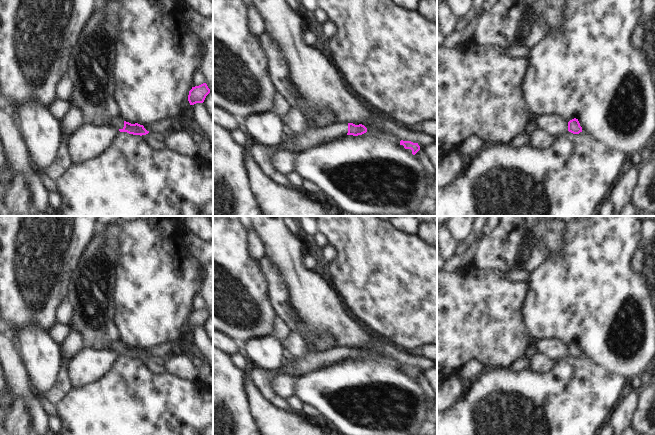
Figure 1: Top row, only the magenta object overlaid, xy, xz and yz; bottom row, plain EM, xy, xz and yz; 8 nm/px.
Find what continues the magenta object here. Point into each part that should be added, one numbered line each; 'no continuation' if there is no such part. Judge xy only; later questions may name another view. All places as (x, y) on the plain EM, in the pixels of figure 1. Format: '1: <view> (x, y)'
1: xy (117, 346)

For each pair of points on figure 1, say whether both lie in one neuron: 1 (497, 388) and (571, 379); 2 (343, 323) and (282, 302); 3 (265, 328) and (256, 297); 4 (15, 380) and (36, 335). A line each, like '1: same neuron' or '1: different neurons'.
1: same neuron
2: different neurons
3: same neuron
4: different neurons

